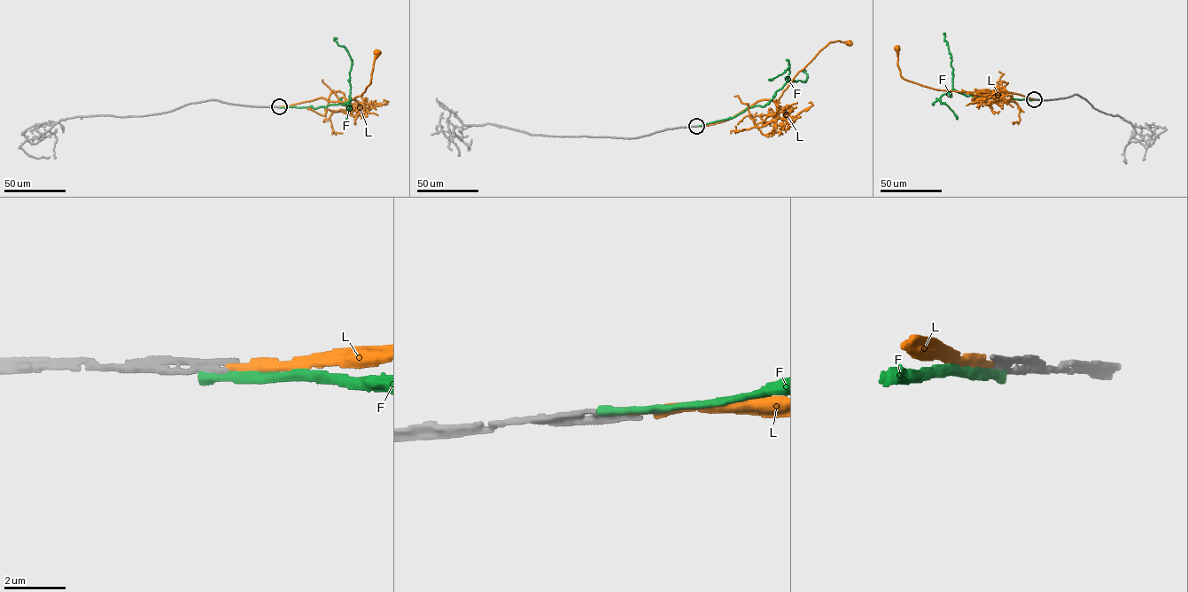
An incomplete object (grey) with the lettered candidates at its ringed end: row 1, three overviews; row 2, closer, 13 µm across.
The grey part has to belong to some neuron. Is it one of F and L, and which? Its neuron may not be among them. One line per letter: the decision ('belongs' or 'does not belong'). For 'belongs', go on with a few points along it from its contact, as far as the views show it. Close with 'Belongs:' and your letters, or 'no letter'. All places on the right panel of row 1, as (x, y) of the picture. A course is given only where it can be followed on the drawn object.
F: does not belong
L: belongs; it runs (1035, 99), (1000, 90), (981, 94), (976, 91), (935, 89), (905, 80), (901, 75), (897, 65), (896, 48)
Belongs: L

